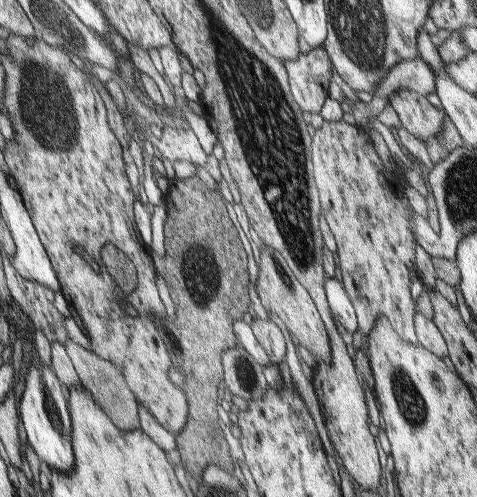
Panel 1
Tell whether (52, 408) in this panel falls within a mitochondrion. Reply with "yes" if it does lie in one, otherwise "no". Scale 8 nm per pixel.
yes

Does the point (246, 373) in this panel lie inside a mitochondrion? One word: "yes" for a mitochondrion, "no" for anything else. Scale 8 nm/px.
yes

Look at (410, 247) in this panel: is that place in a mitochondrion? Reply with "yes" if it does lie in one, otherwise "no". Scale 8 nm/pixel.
no

